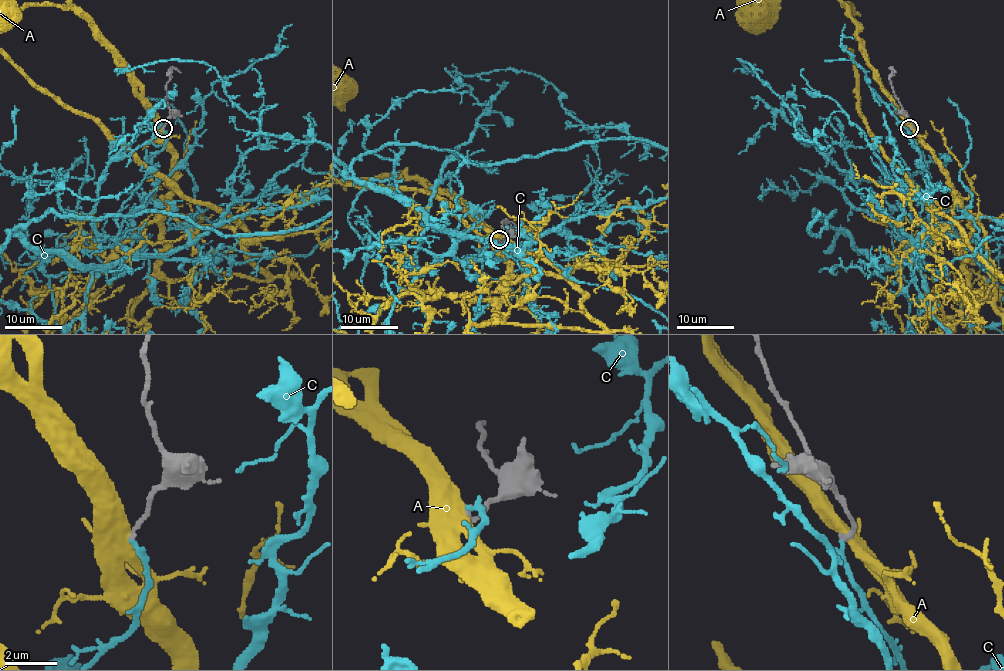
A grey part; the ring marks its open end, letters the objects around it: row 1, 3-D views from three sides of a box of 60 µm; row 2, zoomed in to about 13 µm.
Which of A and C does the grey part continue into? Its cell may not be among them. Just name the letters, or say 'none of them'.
C

